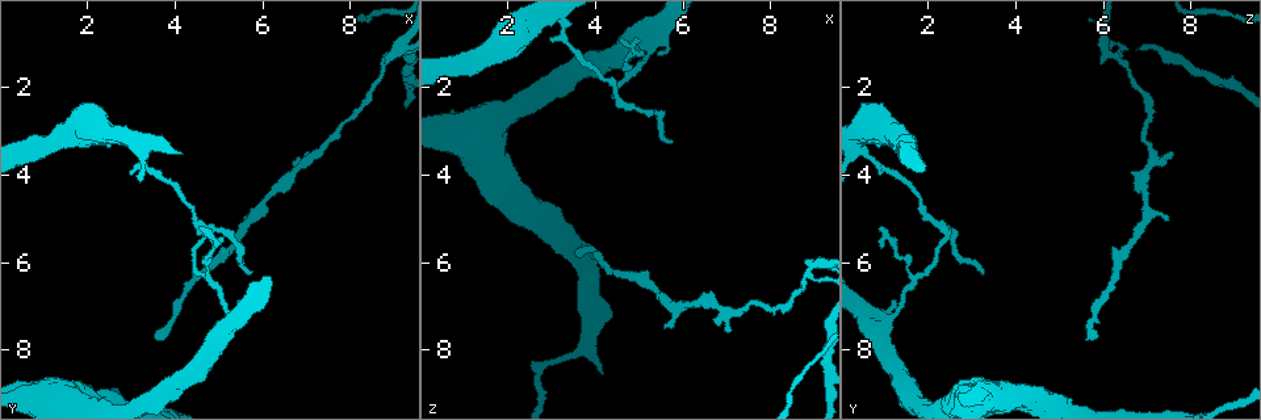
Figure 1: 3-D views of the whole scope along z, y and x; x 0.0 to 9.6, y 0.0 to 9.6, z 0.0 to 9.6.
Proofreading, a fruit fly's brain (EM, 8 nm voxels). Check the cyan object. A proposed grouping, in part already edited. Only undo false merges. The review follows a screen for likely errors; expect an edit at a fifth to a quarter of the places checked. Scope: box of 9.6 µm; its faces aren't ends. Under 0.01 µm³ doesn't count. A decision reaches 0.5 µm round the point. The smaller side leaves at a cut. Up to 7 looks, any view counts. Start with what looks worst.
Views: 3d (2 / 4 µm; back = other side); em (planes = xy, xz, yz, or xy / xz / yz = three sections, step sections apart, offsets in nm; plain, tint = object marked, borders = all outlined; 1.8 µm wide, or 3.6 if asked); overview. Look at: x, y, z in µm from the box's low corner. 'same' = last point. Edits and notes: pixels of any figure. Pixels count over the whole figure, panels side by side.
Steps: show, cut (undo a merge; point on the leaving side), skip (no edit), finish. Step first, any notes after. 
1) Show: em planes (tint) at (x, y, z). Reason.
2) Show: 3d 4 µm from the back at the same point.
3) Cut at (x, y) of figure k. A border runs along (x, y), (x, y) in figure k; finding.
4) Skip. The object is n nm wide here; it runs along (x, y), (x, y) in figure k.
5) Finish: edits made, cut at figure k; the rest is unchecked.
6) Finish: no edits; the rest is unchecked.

Show: 3d 2 µm at (4.80, 6.50, 1.70). Side arm on a straight run.

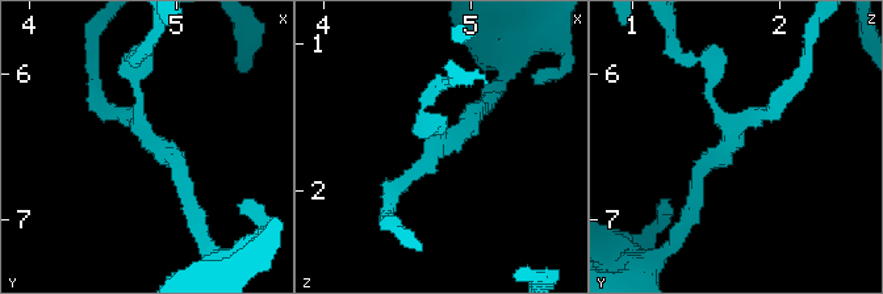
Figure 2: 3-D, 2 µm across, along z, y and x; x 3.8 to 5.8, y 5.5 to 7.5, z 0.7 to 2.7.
Show: em xy step 8 (borders) at (4.84, 6.44, 1.66). 3 arms meet here.

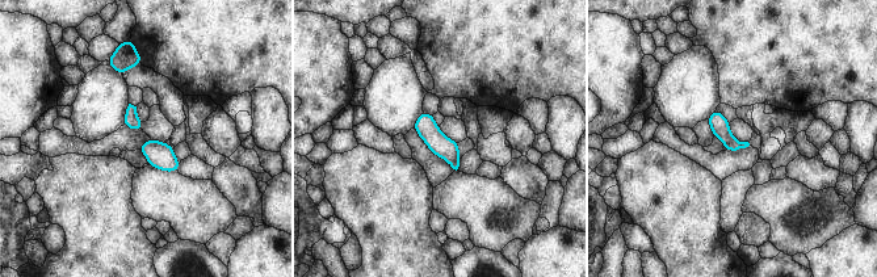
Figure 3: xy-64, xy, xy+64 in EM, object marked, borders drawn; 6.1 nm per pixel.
Skip. One neuron here.

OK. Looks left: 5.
Show: em planes (tint) at (9.10, 1.05, 6.10). Sharp bend.

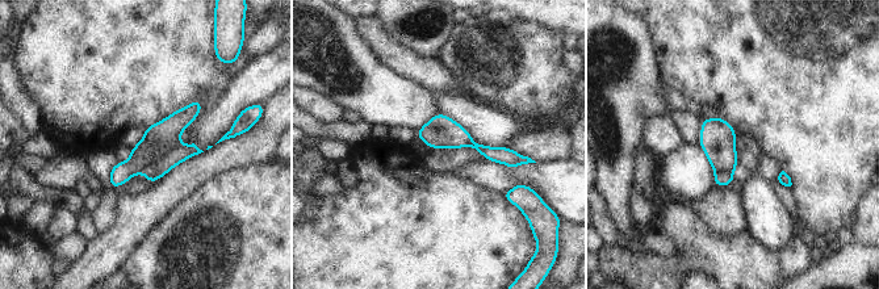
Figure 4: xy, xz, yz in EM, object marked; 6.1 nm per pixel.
Cut at (718, 138) of figure 4. A border runs along (733, 172), (719, 170), (715, 174) in figure 4; a second neuron is stuck on.

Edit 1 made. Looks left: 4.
Show: overview. Redraw.

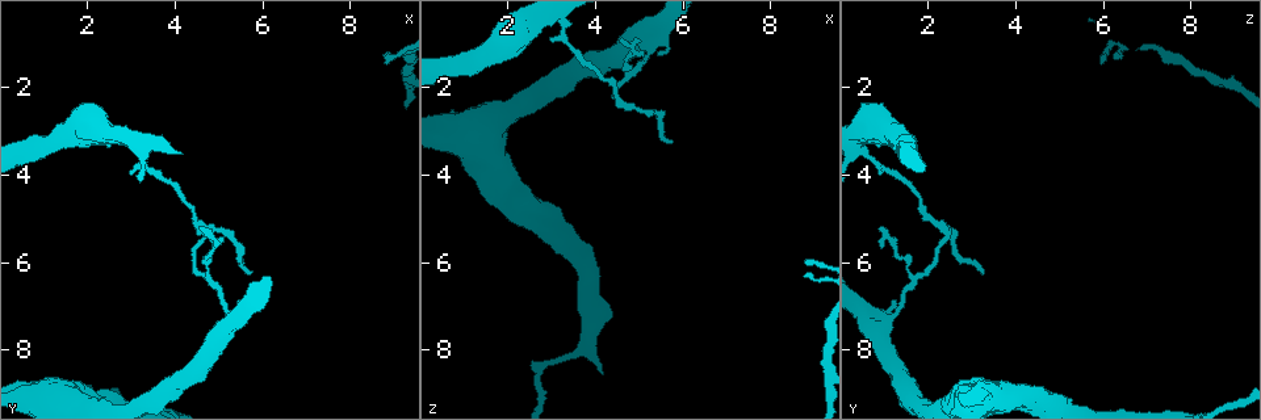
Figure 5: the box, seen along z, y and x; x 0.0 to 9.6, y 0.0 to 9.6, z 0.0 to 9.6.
Show: 3d 4 µm at (2.60, 3.15, 0.60). Calibre changes.

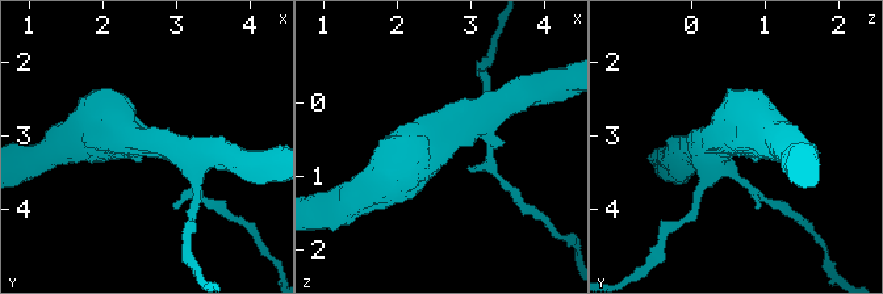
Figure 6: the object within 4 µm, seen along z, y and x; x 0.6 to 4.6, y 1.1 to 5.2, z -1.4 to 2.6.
Show: em 3.6 µm planes (plain) at (2.55, 3.10, 0.55). The arms are 300, 650 nm wide; need the tissue.

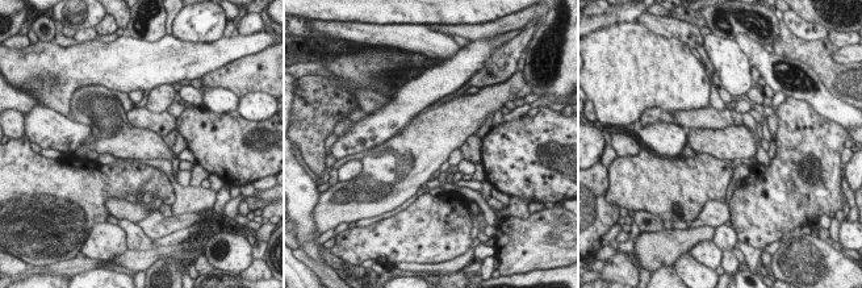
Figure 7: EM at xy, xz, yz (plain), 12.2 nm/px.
Show: em 3.6 µm planes (tint) at the same point.

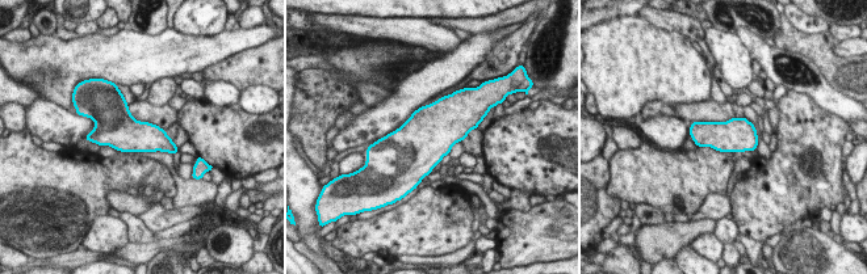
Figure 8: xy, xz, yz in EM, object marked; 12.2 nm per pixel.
Skip. The object is 420 nm wide here; continuous, no second neuron.

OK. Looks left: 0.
Finish: edits made, cut at figure 4; the rest is unchecked.

